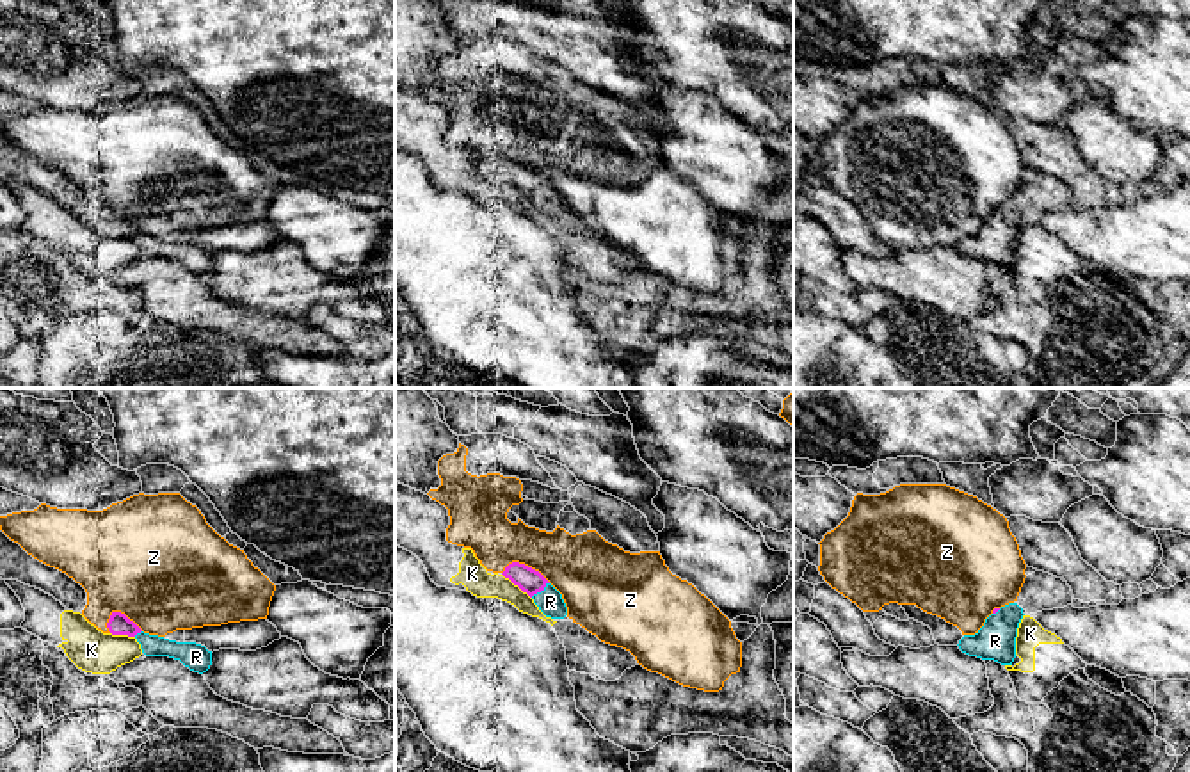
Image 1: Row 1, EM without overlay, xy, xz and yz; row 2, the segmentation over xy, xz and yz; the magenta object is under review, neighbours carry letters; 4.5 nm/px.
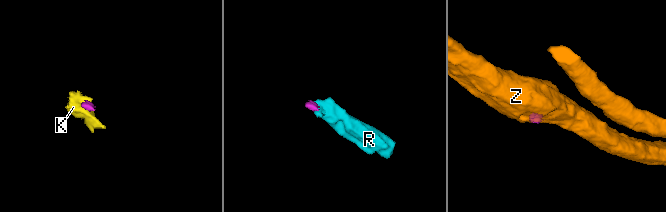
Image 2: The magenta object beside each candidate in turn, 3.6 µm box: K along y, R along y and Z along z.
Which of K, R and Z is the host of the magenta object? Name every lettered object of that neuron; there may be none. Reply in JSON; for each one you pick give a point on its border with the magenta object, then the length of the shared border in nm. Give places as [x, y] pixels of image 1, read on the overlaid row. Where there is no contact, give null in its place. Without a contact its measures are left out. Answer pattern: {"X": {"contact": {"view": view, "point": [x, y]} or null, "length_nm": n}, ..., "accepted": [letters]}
{"R": {"contact": {"view": "xz", "point": [539, 591]}, "length_nm": 110}, "accepted": ["R"]}

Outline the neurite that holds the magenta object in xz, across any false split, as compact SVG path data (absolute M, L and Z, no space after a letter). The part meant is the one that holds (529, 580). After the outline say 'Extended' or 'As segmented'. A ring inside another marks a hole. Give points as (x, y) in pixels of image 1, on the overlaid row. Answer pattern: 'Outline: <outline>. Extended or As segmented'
Outline: M512 562L502 575L527 592L546 617L564 619L567 615L562 594L539 571Z. Extended

